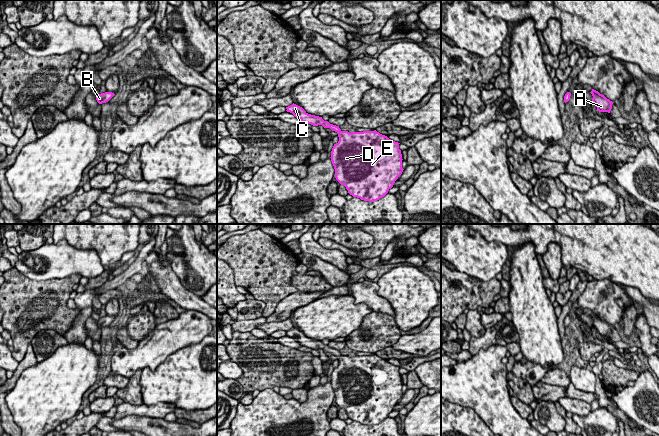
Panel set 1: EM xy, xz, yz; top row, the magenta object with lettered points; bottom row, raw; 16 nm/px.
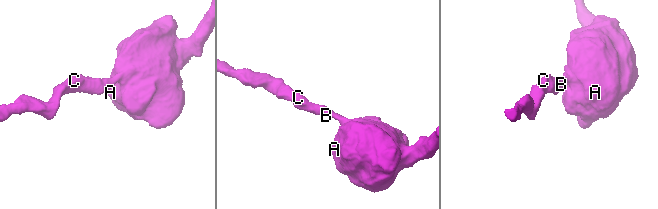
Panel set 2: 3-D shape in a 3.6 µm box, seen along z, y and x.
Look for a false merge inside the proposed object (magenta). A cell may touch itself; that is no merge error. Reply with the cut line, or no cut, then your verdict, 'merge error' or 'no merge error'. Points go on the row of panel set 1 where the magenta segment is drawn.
no cut; no merge error

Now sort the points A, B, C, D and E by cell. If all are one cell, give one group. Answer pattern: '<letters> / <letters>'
A B C D E

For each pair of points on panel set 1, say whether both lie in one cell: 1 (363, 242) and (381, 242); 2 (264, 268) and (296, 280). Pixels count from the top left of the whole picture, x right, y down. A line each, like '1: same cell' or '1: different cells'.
1: different cells
2: different cells

